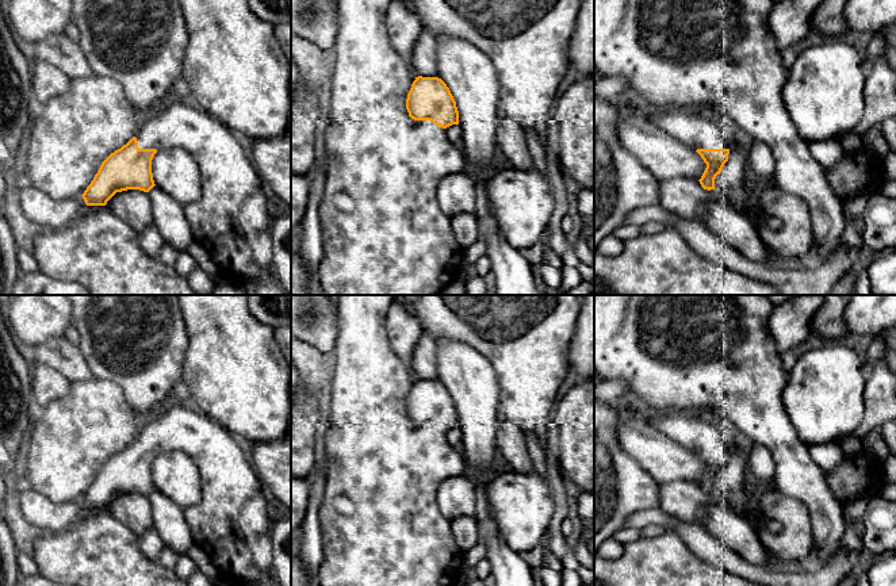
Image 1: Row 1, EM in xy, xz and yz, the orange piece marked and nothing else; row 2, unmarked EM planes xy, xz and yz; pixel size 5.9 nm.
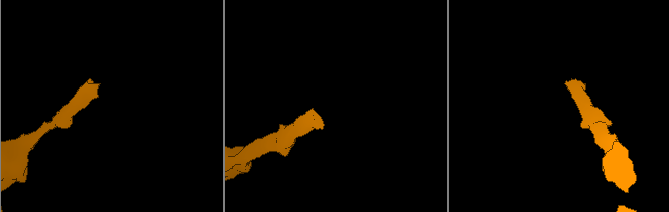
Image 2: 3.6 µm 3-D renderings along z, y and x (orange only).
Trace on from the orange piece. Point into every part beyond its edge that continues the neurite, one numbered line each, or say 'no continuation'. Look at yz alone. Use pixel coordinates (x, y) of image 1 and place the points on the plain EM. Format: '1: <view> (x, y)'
1: yz (621, 487)

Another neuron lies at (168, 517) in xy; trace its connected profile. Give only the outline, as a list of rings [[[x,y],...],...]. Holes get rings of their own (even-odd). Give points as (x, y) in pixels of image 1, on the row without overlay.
[[[156,489],[148,498],[152,505],[153,528],[165,545],[179,555],[185,555],[195,543],[184,518],[184,509]]]

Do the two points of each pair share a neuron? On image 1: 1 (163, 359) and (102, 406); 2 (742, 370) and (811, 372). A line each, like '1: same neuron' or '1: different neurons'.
1: different neurons
2: different neurons

